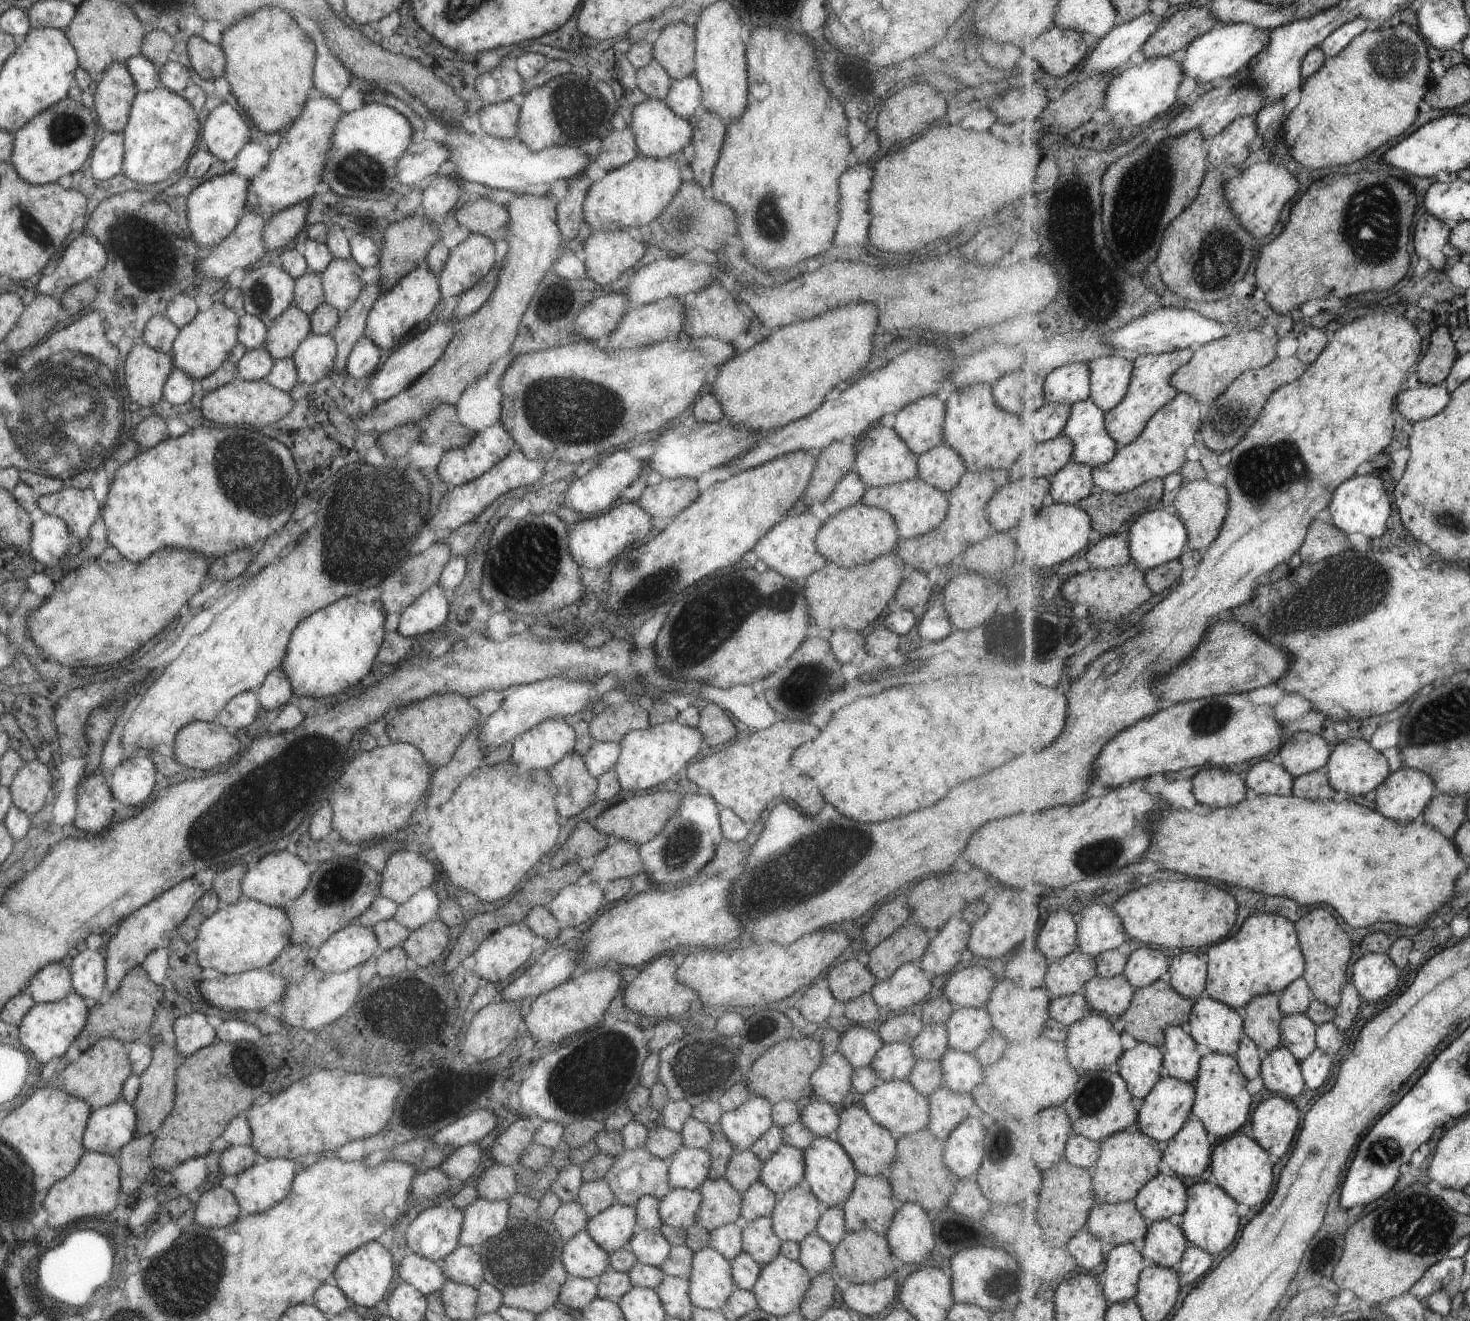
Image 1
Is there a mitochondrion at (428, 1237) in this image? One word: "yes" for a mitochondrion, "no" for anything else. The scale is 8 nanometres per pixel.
no

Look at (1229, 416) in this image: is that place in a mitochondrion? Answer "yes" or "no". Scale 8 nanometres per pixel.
yes

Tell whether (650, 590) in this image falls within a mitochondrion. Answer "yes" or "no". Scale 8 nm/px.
yes

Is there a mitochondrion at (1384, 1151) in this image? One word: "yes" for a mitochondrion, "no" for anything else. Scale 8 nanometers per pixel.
yes

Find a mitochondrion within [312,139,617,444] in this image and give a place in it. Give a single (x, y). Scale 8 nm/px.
(359, 172)

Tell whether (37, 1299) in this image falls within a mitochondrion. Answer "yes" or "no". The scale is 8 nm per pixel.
no

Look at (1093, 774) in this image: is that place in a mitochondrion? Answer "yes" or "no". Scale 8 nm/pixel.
no

